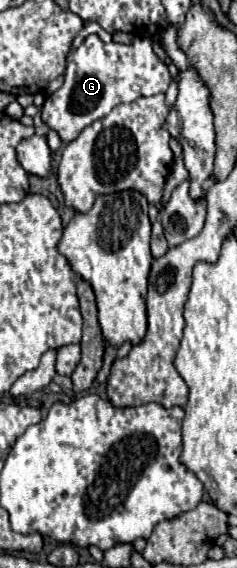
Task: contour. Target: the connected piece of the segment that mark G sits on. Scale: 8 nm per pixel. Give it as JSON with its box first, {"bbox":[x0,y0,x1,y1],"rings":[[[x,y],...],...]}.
{"bbox":[42,36,172,142],"rings":[[[88,36],[80,48],[70,52],[64,76],[64,84],[48,96],[42,106],[42,120],[48,128],[54,128],[64,142],[74,140],[84,126],[104,118],[122,102],[134,102],[140,96],[166,92],[172,80],[166,64],[154,54],[150,40],[140,36],[130,44],[106,44],[98,36]]]}

